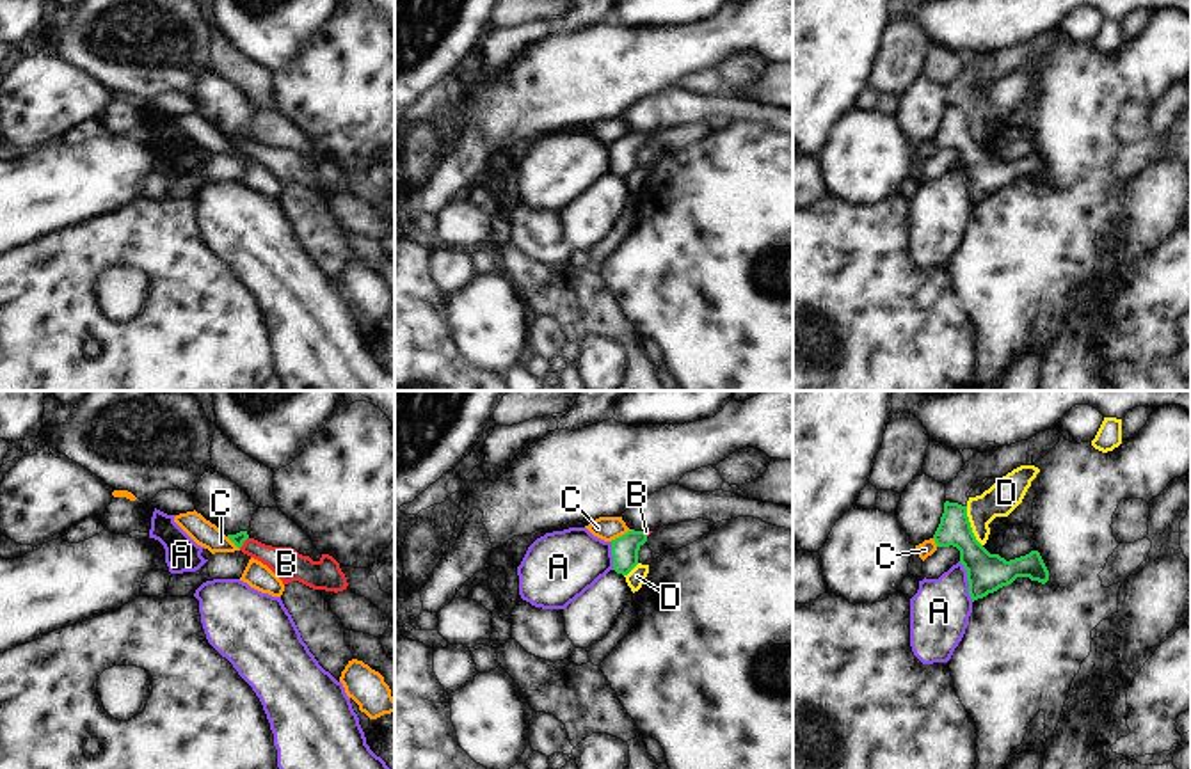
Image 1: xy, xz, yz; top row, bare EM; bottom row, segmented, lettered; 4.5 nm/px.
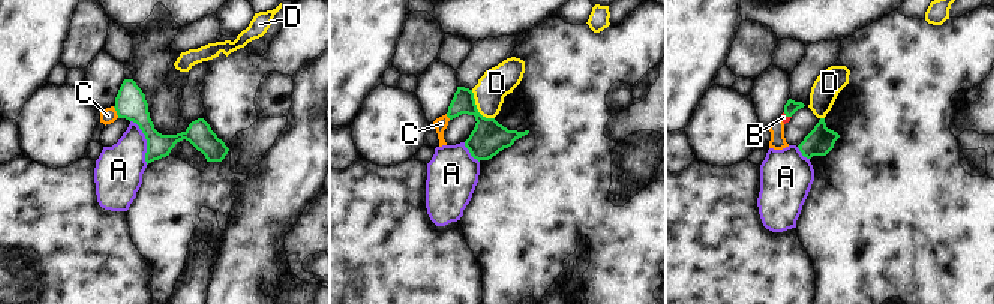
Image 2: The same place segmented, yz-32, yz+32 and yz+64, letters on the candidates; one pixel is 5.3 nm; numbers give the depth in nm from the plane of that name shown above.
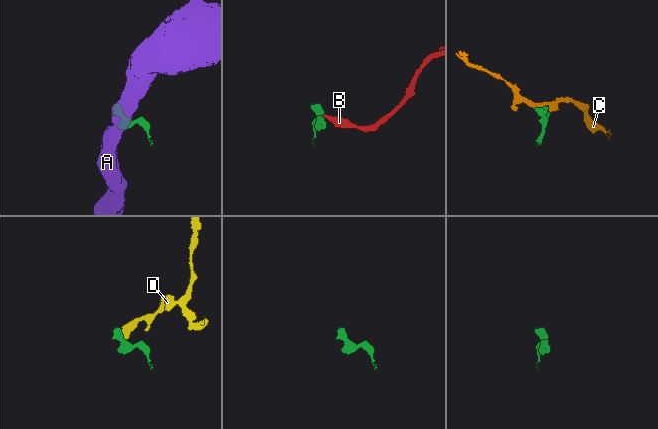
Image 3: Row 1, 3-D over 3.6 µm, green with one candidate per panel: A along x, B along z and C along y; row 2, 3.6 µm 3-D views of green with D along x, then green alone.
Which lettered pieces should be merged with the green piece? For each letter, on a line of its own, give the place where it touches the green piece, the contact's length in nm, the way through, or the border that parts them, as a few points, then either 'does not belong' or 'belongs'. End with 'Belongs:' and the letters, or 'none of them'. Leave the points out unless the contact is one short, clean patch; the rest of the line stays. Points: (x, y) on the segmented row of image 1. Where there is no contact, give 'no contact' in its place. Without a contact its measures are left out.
A: yz (967, 579) | 200 nm | along yz (959, 562), (966, 570), (967, 594), (973, 601) | does not belong
B: xy (244, 540) | 70 nm | across xy (239, 539), (244, 540), (251, 547), (287, 563) | belongs
C: xz (623, 535) | 120 nm | along xz (631, 530), (610, 540) | does not belong
D: yz (969, 526) | 200 nm | along yz (966, 507), (971, 531), (982, 546) | does not belong
Belongs: B

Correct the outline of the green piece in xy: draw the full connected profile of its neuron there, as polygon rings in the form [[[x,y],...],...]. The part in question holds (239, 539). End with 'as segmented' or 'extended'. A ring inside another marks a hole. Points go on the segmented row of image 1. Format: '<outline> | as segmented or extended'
[[[247,531],[228,535],[228,538],[244,554],[267,565],[283,581],[283,584],[299,581],[313,590],[334,593],[343,591],[348,586],[340,563],[329,554],[322,554],[318,561],[313,561],[309,556],[302,556],[292,547],[265,545],[251,538]]] | extended

